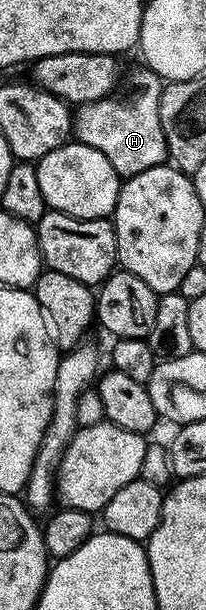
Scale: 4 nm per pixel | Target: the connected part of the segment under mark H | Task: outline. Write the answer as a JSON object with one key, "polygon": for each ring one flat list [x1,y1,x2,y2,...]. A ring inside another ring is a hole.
{"polygon":[[141,70,132,72,127,79,125,76,124,82,111,95,104,96,100,101,81,104,72,115,73,134,77,142,92,145,92,149,100,149,100,153,104,153,104,157,112,161,119,177,129,177,136,173,144,173,144,169,161,167,168,159,164,129,160,125,160,97,164,83,155,71]]}

